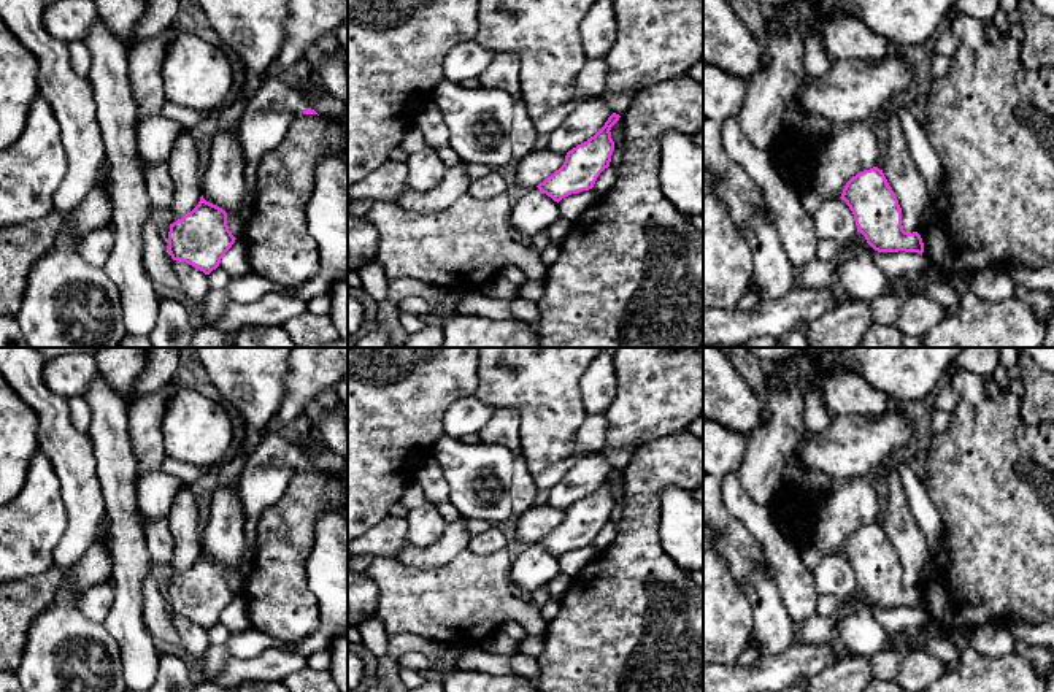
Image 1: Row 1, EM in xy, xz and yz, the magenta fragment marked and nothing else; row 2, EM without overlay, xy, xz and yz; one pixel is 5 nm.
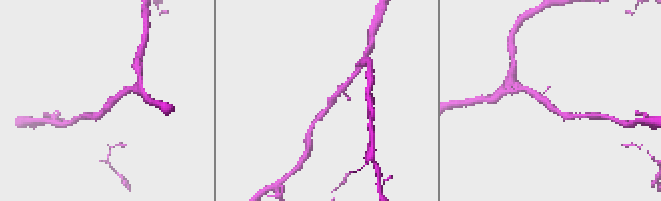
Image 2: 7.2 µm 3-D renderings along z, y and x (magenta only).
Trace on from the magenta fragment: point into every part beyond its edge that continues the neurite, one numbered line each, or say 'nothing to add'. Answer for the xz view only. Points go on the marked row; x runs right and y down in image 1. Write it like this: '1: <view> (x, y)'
nothing to add

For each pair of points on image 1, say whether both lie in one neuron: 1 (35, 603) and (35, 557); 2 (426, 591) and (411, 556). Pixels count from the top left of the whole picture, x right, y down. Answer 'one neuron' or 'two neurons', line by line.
1: two neurons
2: two neurons

